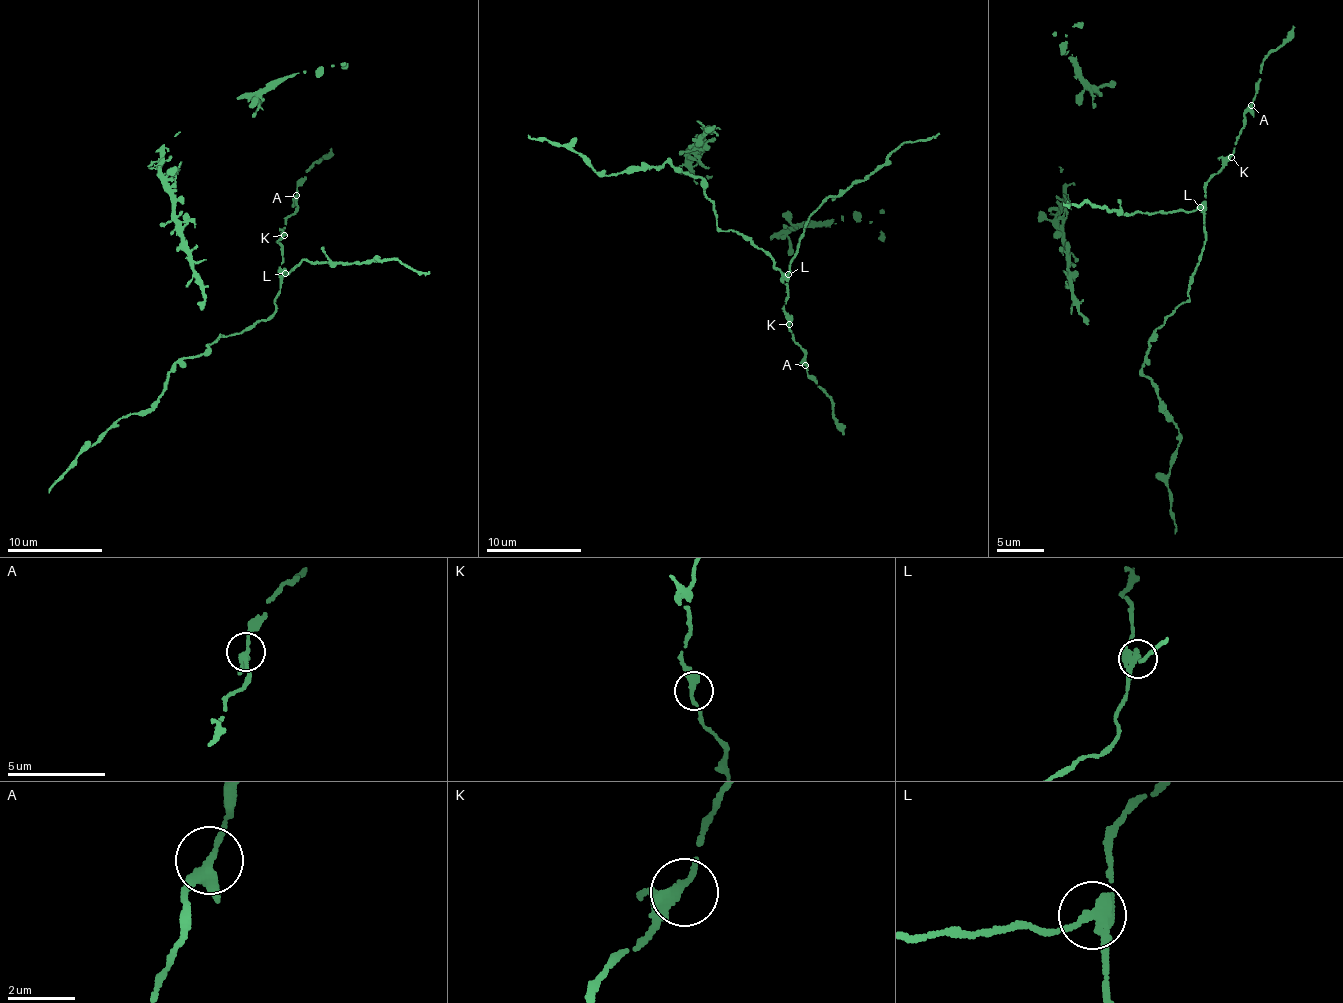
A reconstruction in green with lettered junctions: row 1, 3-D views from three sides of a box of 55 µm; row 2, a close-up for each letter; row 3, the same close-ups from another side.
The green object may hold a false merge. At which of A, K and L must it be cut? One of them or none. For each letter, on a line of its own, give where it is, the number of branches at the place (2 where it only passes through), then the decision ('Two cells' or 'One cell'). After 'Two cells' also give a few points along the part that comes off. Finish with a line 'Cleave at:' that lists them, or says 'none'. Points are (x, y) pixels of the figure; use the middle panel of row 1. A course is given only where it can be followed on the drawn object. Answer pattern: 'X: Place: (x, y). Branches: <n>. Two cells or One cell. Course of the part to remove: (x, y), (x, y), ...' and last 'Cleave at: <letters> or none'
A: Place: (805, 365). Branches: 3. One cell
K: Place: (789, 324). Branches: 3. One cell
L: Place: (788, 274). Branches: 3. Two cells. Course of the part to remove: (788, 274), (812, 213), (827, 197), (841, 196), (852, 184), (869, 179), (905, 141), (927, 139), (938, 133)
Cleave at: L

